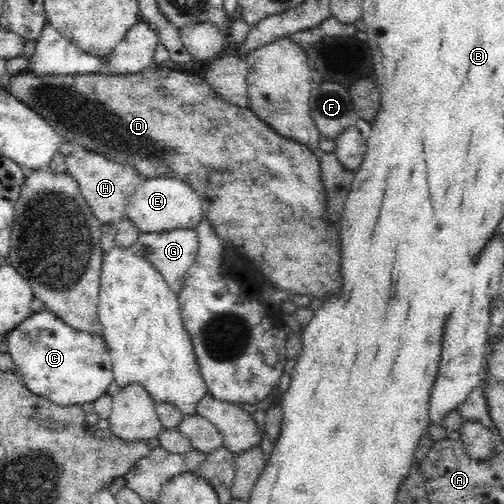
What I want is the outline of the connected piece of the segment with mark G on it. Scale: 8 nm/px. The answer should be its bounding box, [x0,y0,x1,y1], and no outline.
[132,227,198,294]

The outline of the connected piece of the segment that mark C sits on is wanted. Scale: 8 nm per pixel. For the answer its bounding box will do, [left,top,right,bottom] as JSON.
[7,309,114,407]

